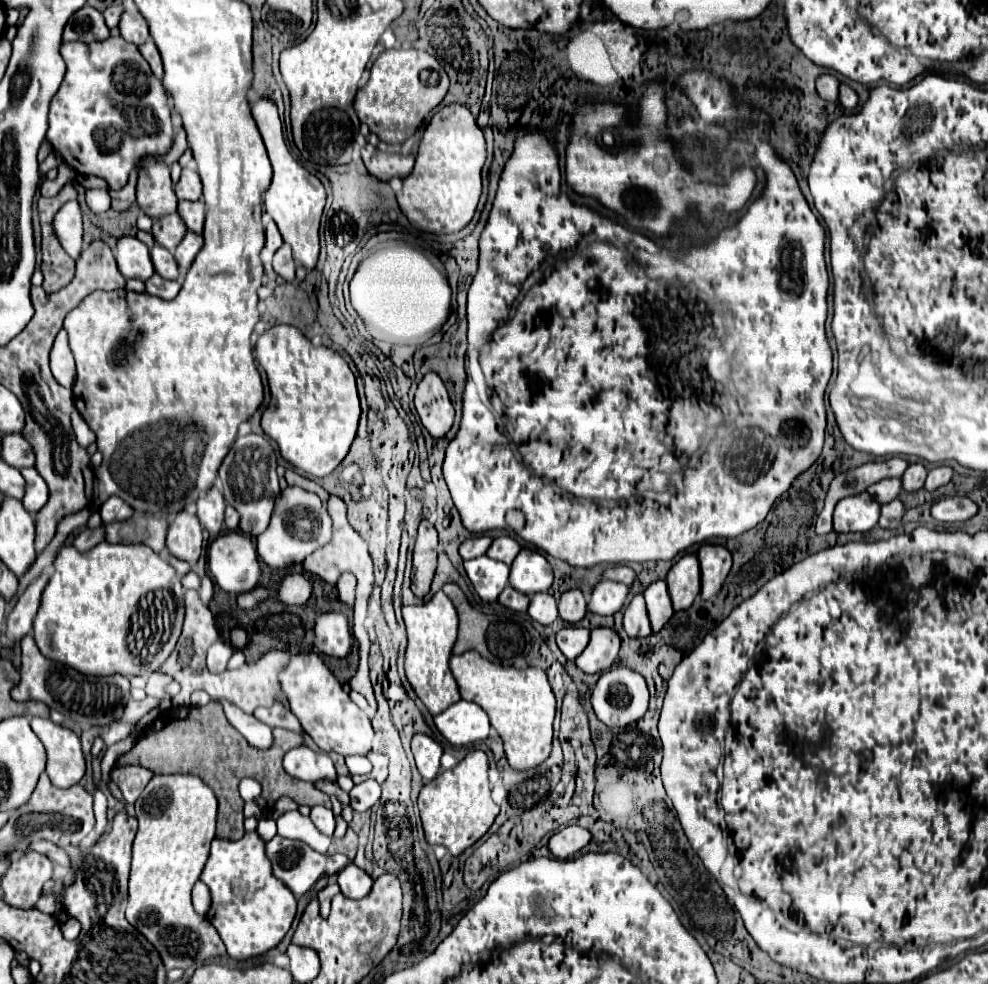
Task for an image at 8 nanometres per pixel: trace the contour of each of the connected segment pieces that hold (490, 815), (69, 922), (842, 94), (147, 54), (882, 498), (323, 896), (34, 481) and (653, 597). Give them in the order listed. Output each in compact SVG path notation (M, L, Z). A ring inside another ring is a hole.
M481 750L469 752L453 770L441 772L419 794L421 822L429 844L445 846L453 856L473 846L493 824L499 814L499 806L491 800L491 788L487 780L487 756Z
M67 918L67 920L61 924L61 934L63 934L63 938L67 938L67 940L75 940L75 938L79 936L79 932L81 932L81 926L79 926L73 918Z
M841 84L839 86L839 102L845 106L845 108L855 108L857 106L857 94L853 88L849 88L847 84Z
M147 40L145 44L141 44L141 46L139 46L139 52L141 52L143 58L149 62L153 74L161 80L161 78L163 78L163 62L161 62L161 56L159 56L157 46L153 44L153 40Z
M885 478L873 486L867 488L867 492L879 502L879 504L887 504L891 500L895 500L901 492L901 478Z
M333 882L333 884L327 884L319 894L317 894L317 900L319 900L319 906L321 906L321 916L329 916L329 904L331 904L331 898L339 892L339 886Z
M21 468L19 472L25 478L25 496L21 502L27 512L37 514L45 506L45 500L49 498L49 488L45 488L45 480L39 476L35 468Z
M657 580L643 592L643 596L645 596L645 604L647 604L651 630L653 630L653 634L657 634L667 624L667 620L673 616L667 584L663 580Z

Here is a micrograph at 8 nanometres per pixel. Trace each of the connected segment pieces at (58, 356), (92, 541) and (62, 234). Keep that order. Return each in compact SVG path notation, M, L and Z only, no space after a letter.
M61 328L57 338L55 338L55 346L51 352L51 370L53 370L53 376L65 388L73 386L73 382L75 382L75 360L73 360L73 354L69 350L69 344L67 344L67 330L65 328Z
M101 524L101 526L95 528L95 530L91 530L91 528L81 530L81 532L77 534L73 546L75 546L77 550L89 550L89 548L97 546L97 544L103 542L103 540L105 540L105 524Z
M67 202L55 216L53 224L57 238L61 240L65 252L77 260L83 252L83 218L79 202Z

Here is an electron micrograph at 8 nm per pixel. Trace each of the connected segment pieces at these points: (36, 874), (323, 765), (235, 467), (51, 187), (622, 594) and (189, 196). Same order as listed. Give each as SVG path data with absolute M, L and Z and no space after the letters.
M33 850L15 858L1 878L3 900L9 906L29 910L41 896L43 884L53 876L53 866L47 856Z
M305 744L289 750L285 754L285 770L305 781L315 782L317 779L331 778L333 782L337 782L337 772L335 772L335 766L331 762L331 758L321 752L313 752L311 748L307 748Z
M249 434L245 438L237 438L225 456L219 468L219 480L223 484L223 494L227 504L231 504L241 518L239 528L249 536L259 536L267 530L269 518L273 512L273 500L279 496L279 478L277 478L277 462L275 450L267 436Z
M57 178L55 182L51 182L51 180L43 180L39 192L41 192L43 196L55 196L55 194L61 190L61 186L63 186L63 180L61 180L61 178Z
M601 580L593 588L593 594L589 600L589 612L599 614L599 616L609 616L609 614L619 612L627 600L627 592L629 588L625 584Z
M183 170L175 186L175 194L181 200L199 200L201 198L201 178L193 170Z

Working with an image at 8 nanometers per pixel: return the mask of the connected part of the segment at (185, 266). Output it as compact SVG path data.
M187 232L185 238L181 240L181 244L177 246L175 250L175 260L179 264L179 276L183 278L189 270L189 266L193 264L197 252L201 250L203 246L203 236L201 234L195 234L195 232Z

